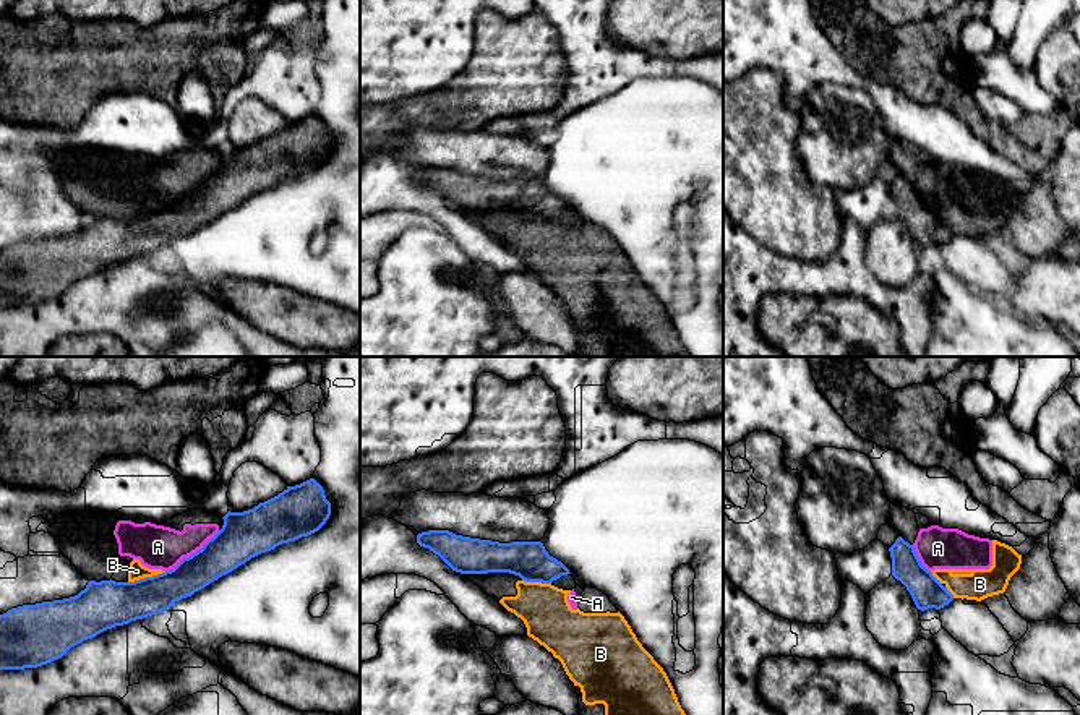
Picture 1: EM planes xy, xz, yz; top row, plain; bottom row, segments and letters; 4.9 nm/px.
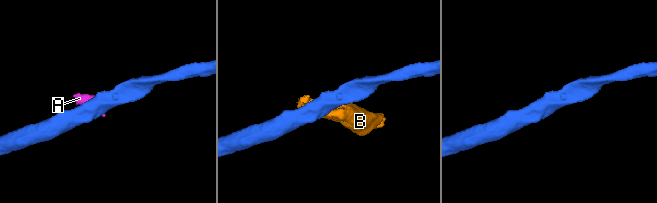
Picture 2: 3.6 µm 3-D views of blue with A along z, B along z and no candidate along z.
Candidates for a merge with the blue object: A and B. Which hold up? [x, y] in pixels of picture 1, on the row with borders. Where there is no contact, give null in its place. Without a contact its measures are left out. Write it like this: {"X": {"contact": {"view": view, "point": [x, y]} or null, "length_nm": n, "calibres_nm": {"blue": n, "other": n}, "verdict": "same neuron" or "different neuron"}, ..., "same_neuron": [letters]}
{"A": {"contact": {"view": "xy", "point": [193, 553]}, "length_nm": 340, "calibres_nm": {"blue": 220, "other": 220}, "verdict": "different neuron"}, "B": {"contact": {"view": "xy", "point": [146, 577]}, "length_nm": 200, "calibres_nm": {"blue": 240, "other": 90}, "verdict": "different neuron"}, "same_neuron": []}

